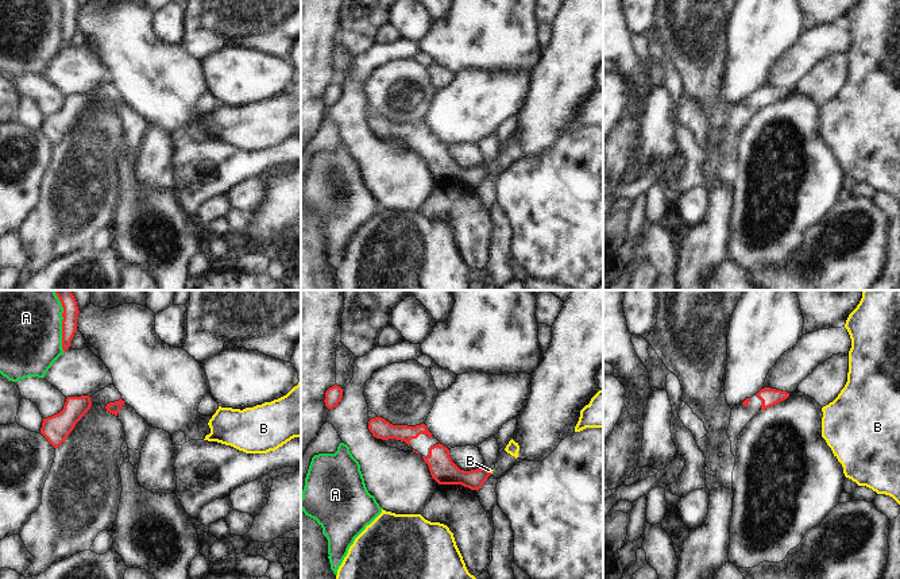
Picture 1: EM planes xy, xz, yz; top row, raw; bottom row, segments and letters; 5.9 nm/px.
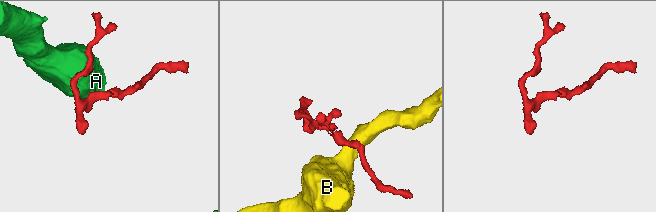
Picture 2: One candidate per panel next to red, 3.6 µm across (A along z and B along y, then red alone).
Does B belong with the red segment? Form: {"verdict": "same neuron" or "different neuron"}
{"verdict": "different neuron"}

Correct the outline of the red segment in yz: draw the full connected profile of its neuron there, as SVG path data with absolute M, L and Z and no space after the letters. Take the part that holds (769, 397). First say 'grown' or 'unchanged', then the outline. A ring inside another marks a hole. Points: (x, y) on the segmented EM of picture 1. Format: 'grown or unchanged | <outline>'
grown | M764 387L752 398L746 398L741 405L731 410L727 436L731 441L731 452L737 456L738 436L746 424L760 412L768 409L789 397L789 393Z

